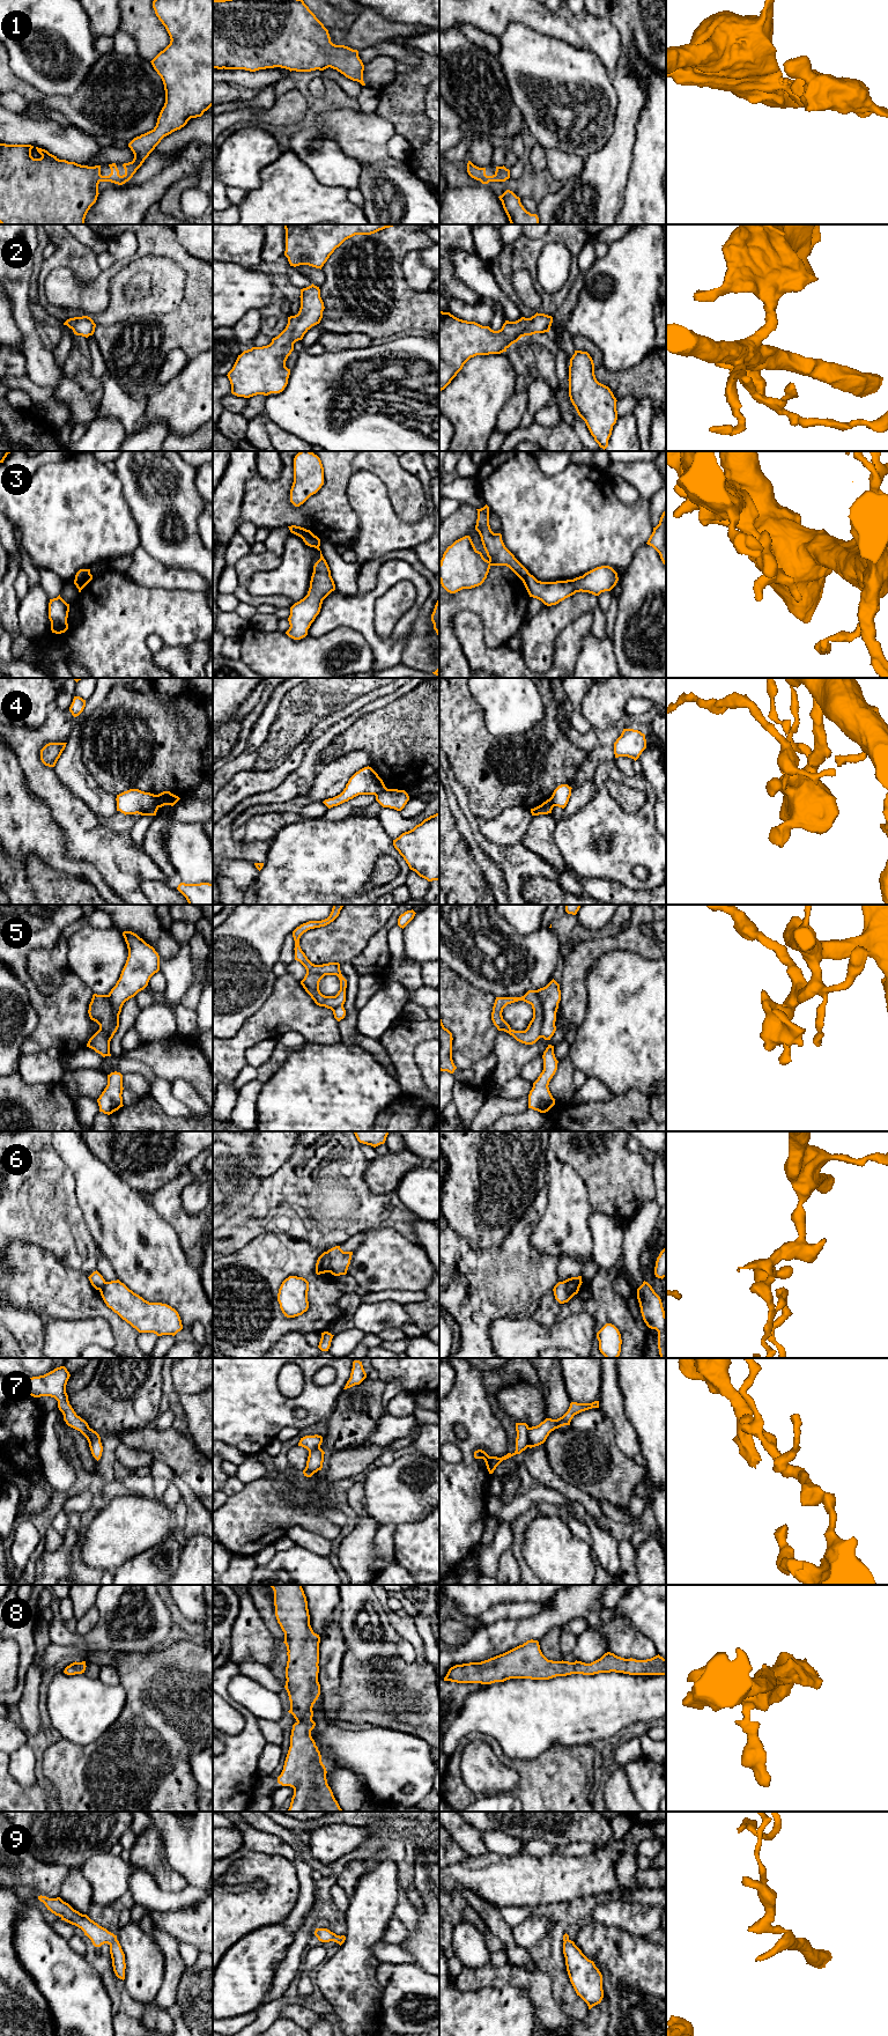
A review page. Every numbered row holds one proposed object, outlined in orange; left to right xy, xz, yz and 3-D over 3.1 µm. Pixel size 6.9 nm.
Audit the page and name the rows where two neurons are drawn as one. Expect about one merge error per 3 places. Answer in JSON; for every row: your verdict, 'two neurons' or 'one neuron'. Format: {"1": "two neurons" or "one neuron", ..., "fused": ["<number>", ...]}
{"1": "one neuron", "2": "one neuron", "3": "two neurons", "4": "two neurons", "5": "two neurons", "6": "two neurons", "7": "two neurons", "8": "one neuron", "9": "one neuron", "fused": ["3", "4", "5", "6", "7"]}

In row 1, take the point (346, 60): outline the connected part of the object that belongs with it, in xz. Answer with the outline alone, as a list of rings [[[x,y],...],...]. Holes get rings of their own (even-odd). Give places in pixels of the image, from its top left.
[[[213,0],[213,68],[256,72],[274,67],[290,72],[331,67],[365,86],[358,51],[333,44],[303,0]]]

